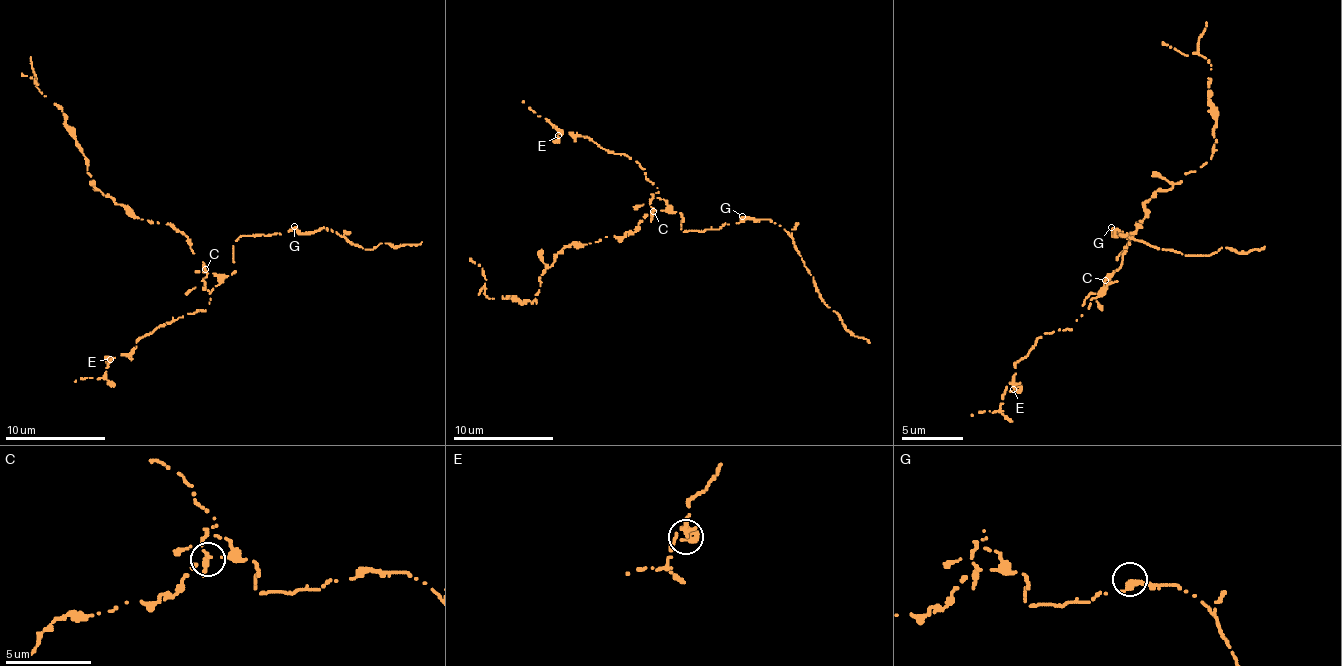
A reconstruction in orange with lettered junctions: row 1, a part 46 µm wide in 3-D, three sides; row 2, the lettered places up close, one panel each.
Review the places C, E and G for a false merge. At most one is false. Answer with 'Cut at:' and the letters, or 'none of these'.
Cut at: C

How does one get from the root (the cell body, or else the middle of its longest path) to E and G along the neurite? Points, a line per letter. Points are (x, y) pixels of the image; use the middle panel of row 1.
E: (651, 216), (666, 203), (636, 160), (608, 153), (576, 133), (561, 130), (558, 135)
G: (651, 216), (654, 211), (676, 211), (681, 216), (684, 231), (719, 228), (727, 223), (737, 223), (742, 216)

